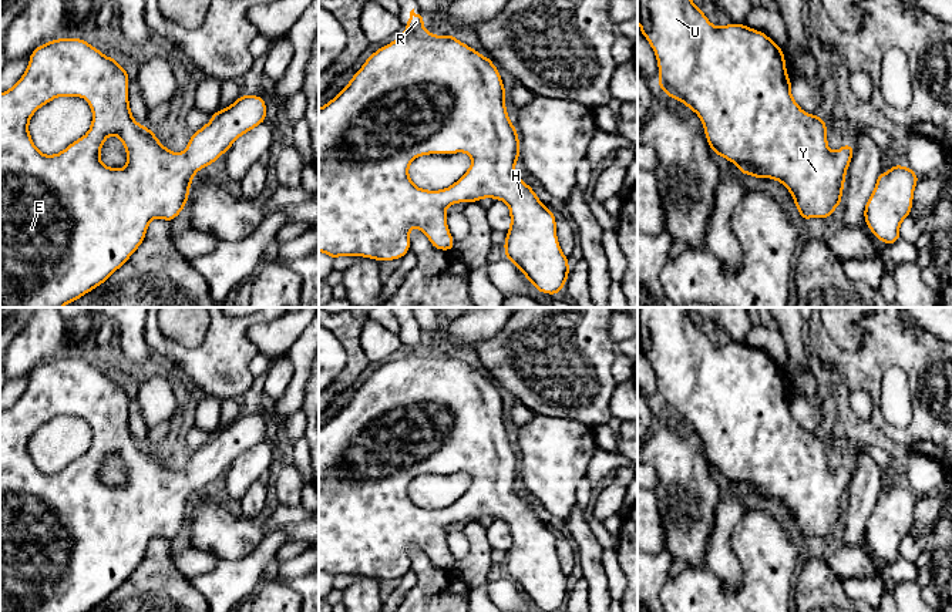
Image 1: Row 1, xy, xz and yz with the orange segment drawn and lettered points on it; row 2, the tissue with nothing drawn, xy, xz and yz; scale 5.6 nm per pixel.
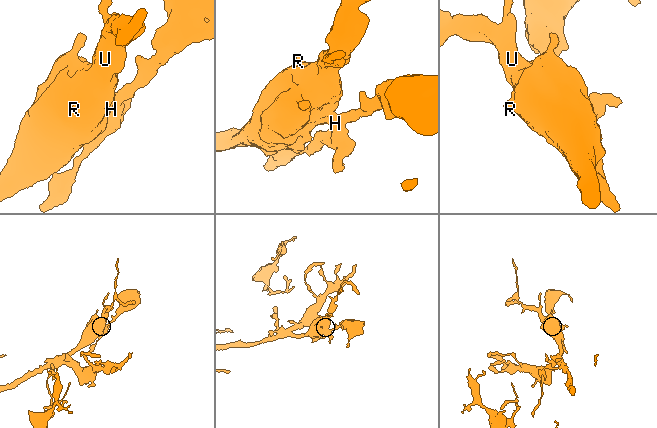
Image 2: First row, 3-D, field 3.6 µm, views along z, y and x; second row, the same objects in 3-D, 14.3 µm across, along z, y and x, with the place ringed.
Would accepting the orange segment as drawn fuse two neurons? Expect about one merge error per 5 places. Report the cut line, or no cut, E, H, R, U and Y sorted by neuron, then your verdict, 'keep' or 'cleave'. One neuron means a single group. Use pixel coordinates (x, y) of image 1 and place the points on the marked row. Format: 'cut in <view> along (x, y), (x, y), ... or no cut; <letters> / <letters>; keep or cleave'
no cut; E H R U Y; keep

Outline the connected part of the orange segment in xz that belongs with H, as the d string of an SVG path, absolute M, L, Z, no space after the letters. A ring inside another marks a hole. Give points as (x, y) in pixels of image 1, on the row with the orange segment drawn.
M413 9L406 24L407 30L393 43L380 47L373 53L361 68L351 77L350 83L333 100L319 108L319 252L329 255L332 259L339 256L363 256L376 259L377 262L400 259L410 250L411 228L418 228L430 239L434 249L453 250L455 242L447 226L445 209L458 202L478 202L482 198L494 198L504 201L509 208L511 225L504 242L505 258L508 258L541 293L558 295L565 286L569 275L568 256L562 253L558 242L555 215L539 201L534 189L514 174L515 164L519 159L519 139L517 128L511 124L505 108L507 91L504 90L499 71L492 64L492 60L458 41L453 34L435 36L428 33L423 27L424 17L425 16L416 14ZM457 152L468 154L472 162L468 171L451 186L438 191L427 191L411 182L408 167L413 159L430 154Z

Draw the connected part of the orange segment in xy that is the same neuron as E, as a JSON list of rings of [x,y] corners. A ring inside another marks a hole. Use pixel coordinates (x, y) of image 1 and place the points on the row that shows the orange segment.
[[[57,38],[38,46],[30,54],[30,63],[21,78],[7,91],[0,94],[0,307],[61,307],[67,303],[74,303],[78,297],[94,290],[98,285],[108,280],[108,278],[120,269],[129,256],[142,243],[148,225],[154,218],[161,218],[166,222],[176,218],[182,208],[188,204],[189,186],[195,174],[213,164],[222,154],[225,154],[232,144],[242,137],[245,132],[253,130],[260,122],[266,121],[266,102],[259,95],[240,95],[232,105],[212,114],[211,121],[201,130],[191,135],[191,141],[182,154],[172,152],[165,148],[154,131],[145,125],[139,125],[129,110],[128,101],[128,77],[127,73],[118,63],[117,58],[104,56],[100,50],[92,47],[90,43],[81,38]],[[57,97],[83,97],[88,101],[92,111],[92,122],[88,132],[71,142],[65,149],[55,155],[44,155],[34,145],[30,132],[28,122],[33,114],[43,105],[48,104]],[[110,135],[117,135],[127,151],[127,165],[122,169],[114,169],[101,162],[100,152],[101,147]]]

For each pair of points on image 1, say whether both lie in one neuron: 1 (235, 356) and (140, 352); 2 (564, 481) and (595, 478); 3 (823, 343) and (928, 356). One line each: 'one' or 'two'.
1: two
2: two
3: one

